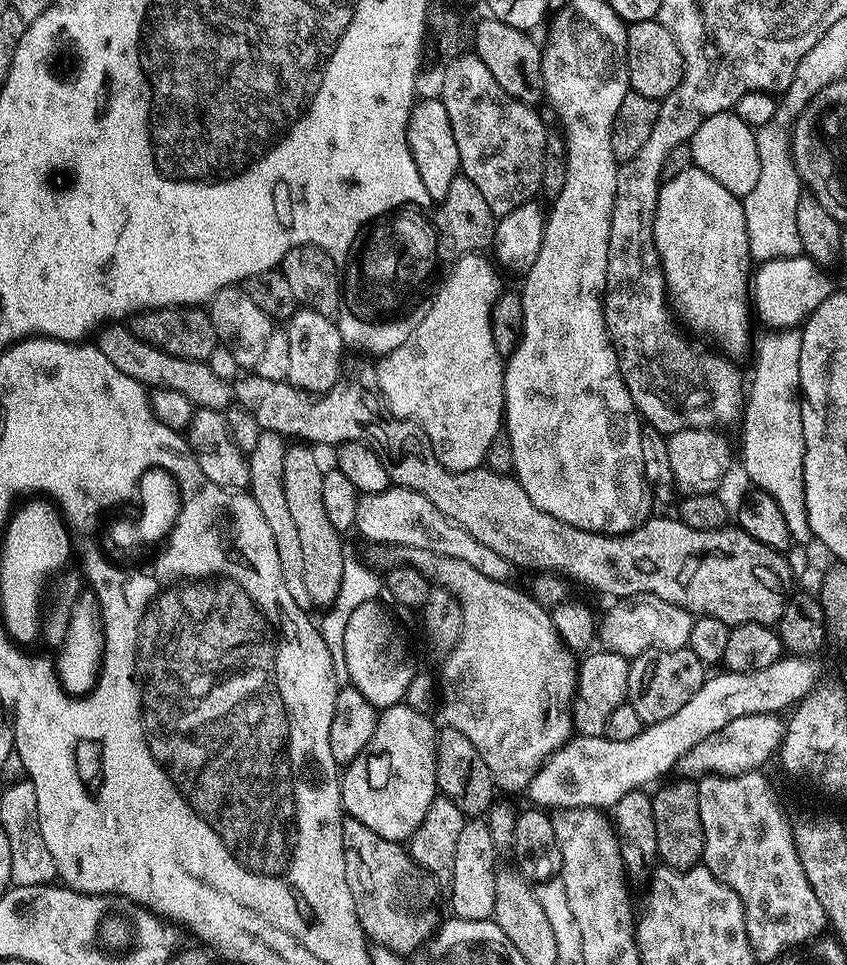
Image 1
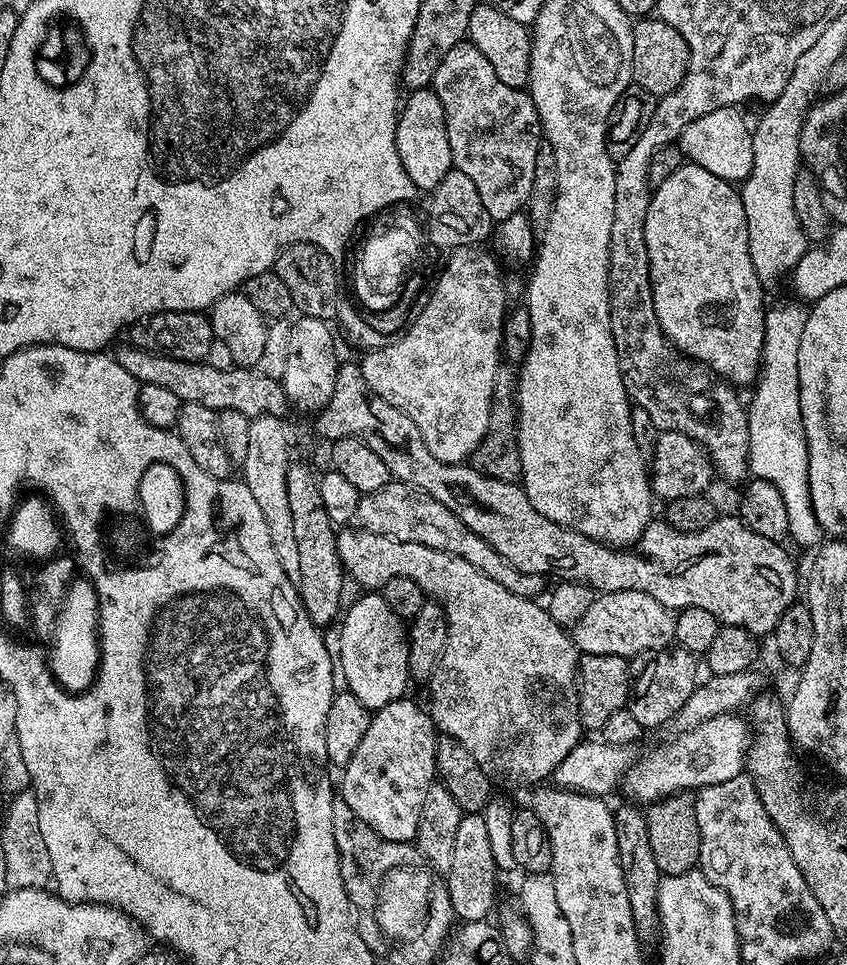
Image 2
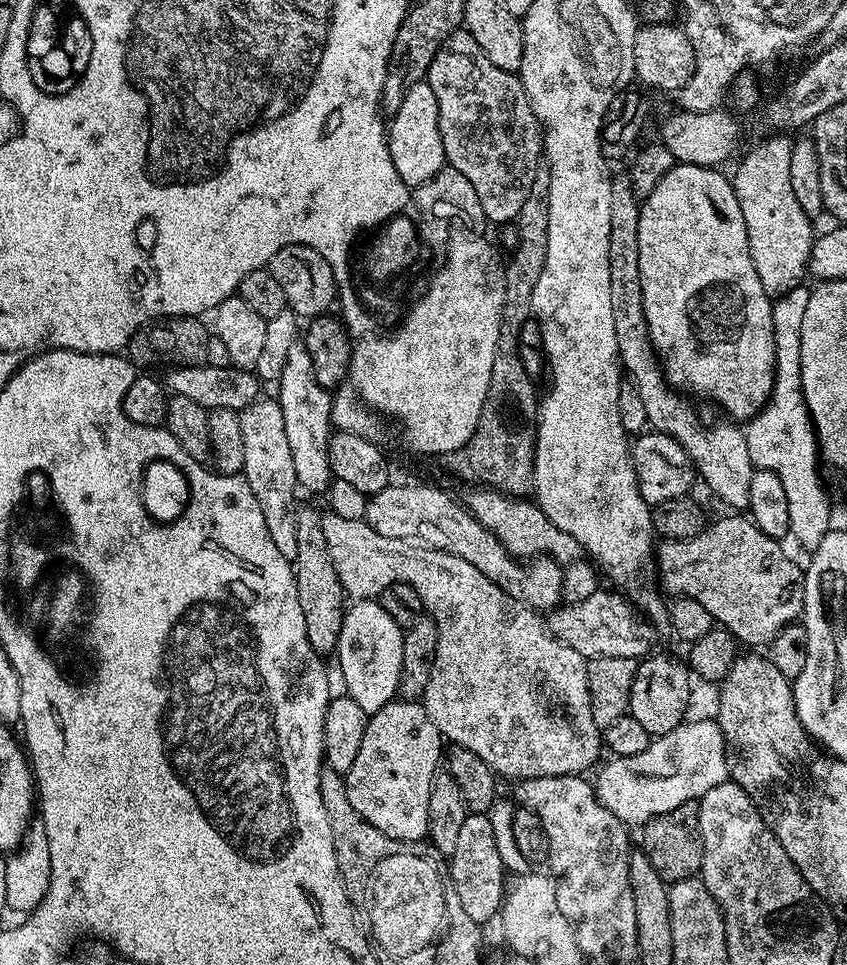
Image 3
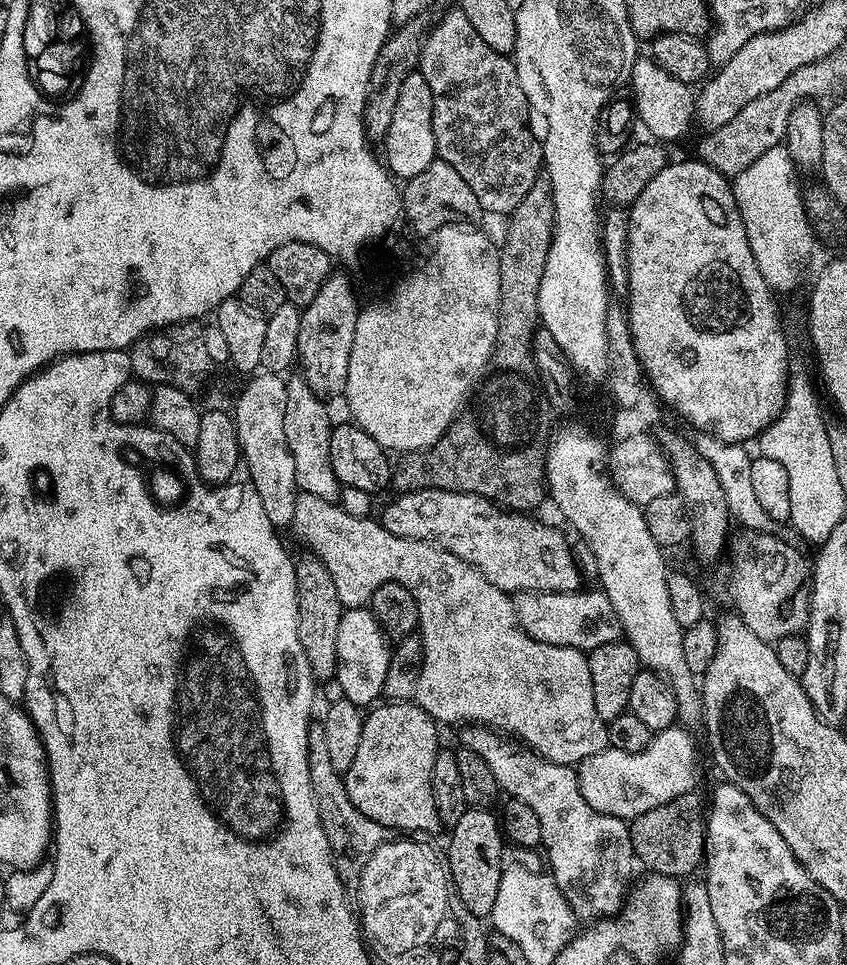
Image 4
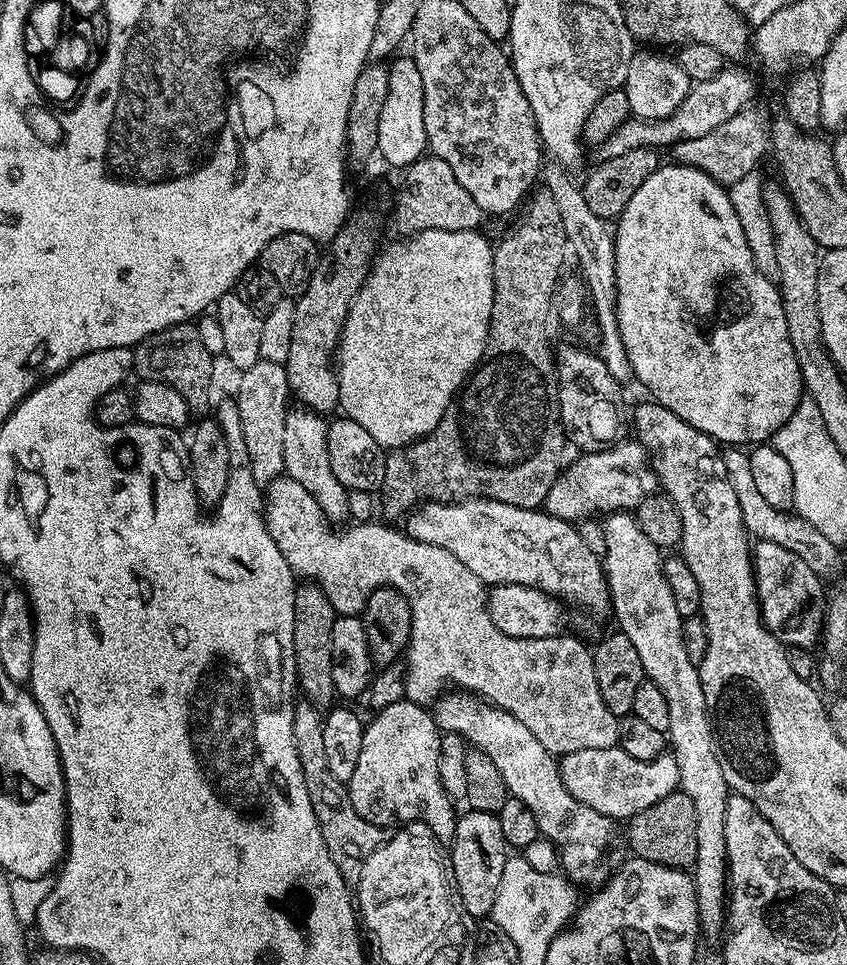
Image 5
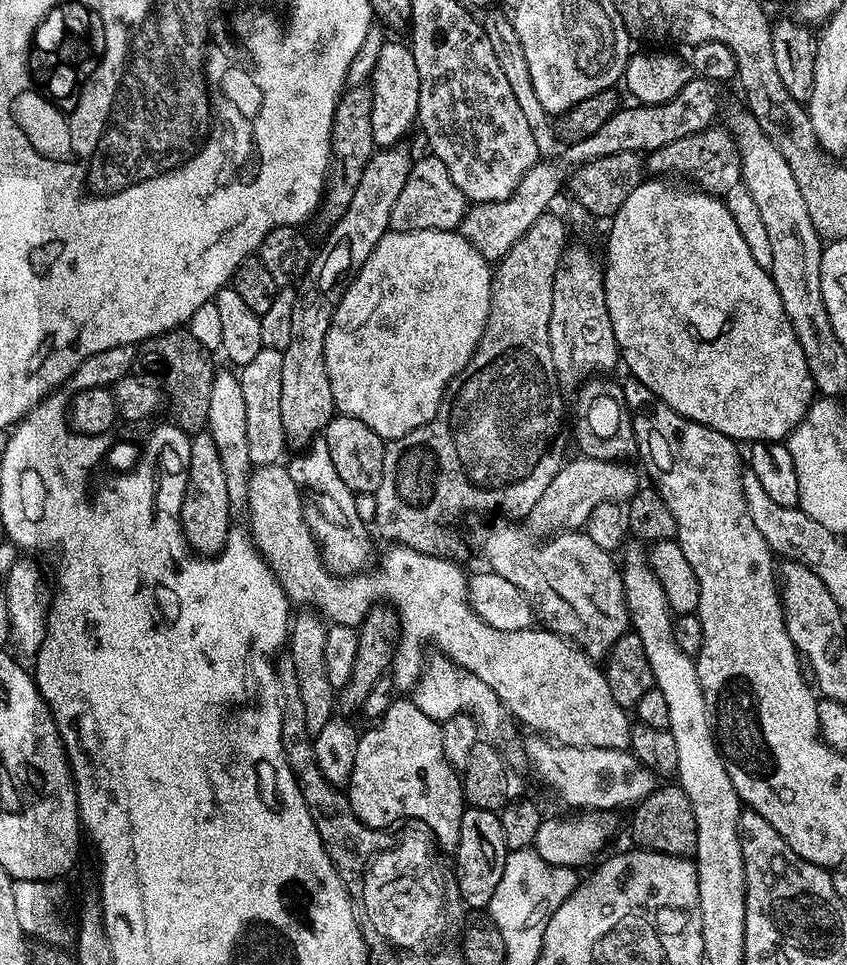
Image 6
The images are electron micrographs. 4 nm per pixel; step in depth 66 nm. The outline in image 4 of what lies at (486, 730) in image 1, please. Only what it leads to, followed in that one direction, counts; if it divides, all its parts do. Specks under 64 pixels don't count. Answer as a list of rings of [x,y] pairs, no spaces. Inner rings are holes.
[[[300,492],[296,497],[294,506],[294,518],[290,525],[291,531],[296,531],[296,536],[302,543],[308,544],[308,548],[315,559],[320,560],[330,572],[330,578],[334,580],[334,586],[338,590],[338,598],[345,608],[362,608],[371,601],[374,590],[382,586],[382,582],[398,582],[414,594],[414,602],[418,606],[418,622],[420,627],[418,635],[422,646],[424,647],[424,661],[418,674],[418,686],[414,703],[421,708],[433,720],[444,724],[460,724],[459,726],[487,726],[493,730],[499,730],[504,734],[511,734],[517,741],[525,740],[527,747],[538,753],[542,758],[546,758],[552,764],[567,764],[569,766],[579,765],[580,761],[598,754],[602,749],[608,747],[608,725],[606,721],[598,714],[597,707],[594,706],[594,686],[590,682],[590,666],[585,653],[579,648],[570,646],[554,646],[546,642],[538,642],[530,638],[516,623],[516,611],[512,605],[513,597],[505,589],[494,586],[482,575],[480,571],[473,568],[471,564],[466,563],[462,558],[458,558],[453,552],[447,552],[446,549],[439,547],[431,542],[423,540],[407,540],[401,536],[390,534],[381,526],[379,519],[369,517],[351,517],[346,514],[340,506],[333,501],[323,500],[309,492]]]

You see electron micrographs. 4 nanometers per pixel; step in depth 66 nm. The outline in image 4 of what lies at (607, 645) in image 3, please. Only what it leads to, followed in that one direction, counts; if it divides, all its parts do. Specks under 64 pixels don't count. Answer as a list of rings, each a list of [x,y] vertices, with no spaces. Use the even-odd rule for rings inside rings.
[[[520,590],[515,593],[512,605],[516,611],[516,623],[530,638],[554,646],[579,648],[587,654],[598,646],[606,646],[621,639],[622,629],[614,606],[603,590],[596,592],[537,592]]]

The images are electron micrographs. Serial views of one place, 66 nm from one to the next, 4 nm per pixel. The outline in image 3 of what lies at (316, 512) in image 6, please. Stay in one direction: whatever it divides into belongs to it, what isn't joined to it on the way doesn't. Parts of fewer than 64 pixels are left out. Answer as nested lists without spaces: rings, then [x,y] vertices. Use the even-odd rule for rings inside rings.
[[[303,342],[290,346],[286,357],[286,366],[278,381],[280,393],[278,399],[282,406],[282,419],[286,426],[286,439],[290,446],[290,455],[294,457],[296,483],[308,492],[327,493],[334,477],[330,470],[328,439],[332,437],[332,397],[333,393],[323,388],[314,378],[314,362],[310,350]]]

